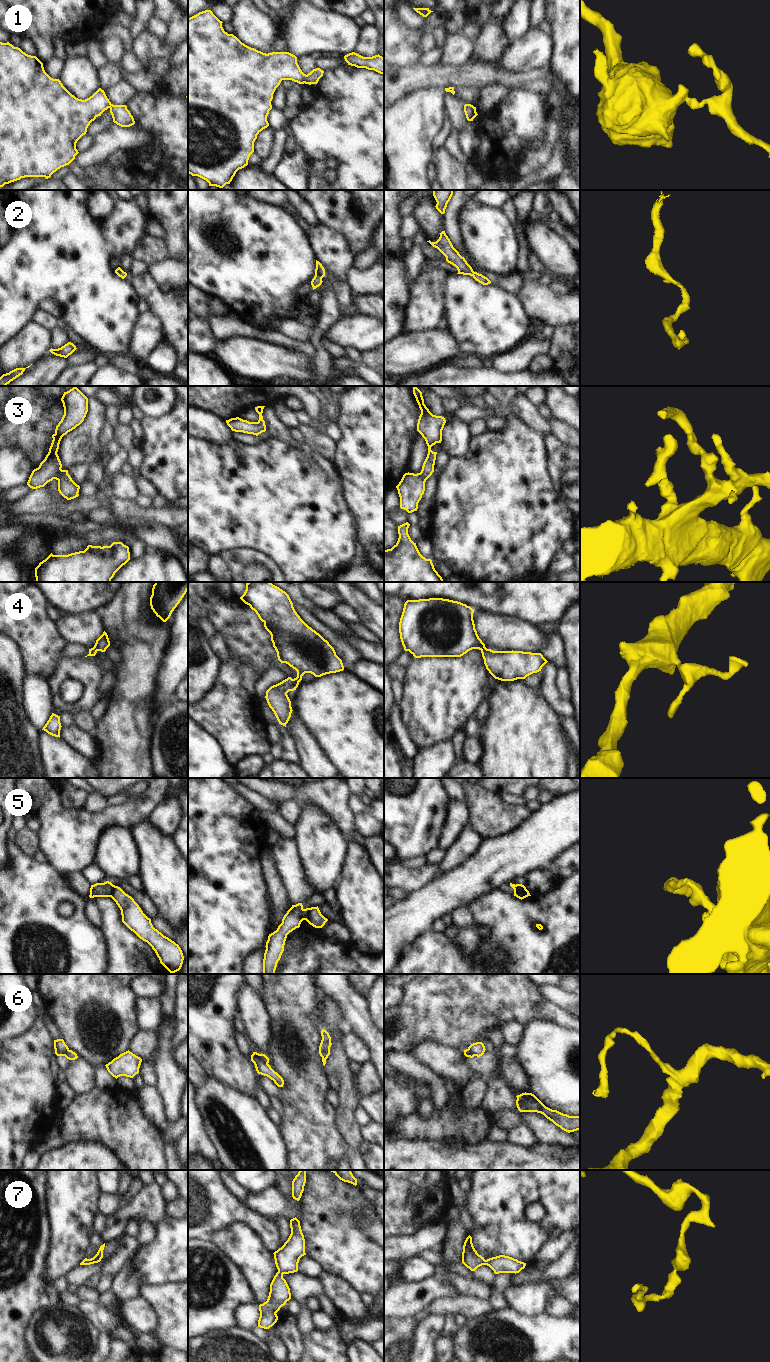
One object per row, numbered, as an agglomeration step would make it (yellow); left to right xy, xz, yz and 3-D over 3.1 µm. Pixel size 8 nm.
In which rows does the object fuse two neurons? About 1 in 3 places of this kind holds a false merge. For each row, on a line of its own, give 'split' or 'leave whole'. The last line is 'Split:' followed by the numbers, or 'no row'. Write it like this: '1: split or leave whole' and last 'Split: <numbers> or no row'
1: split
2: leave whole
3: leave whole
4: split
5: split
6: split
7: leave whole
Split: 1, 4, 5, 6

